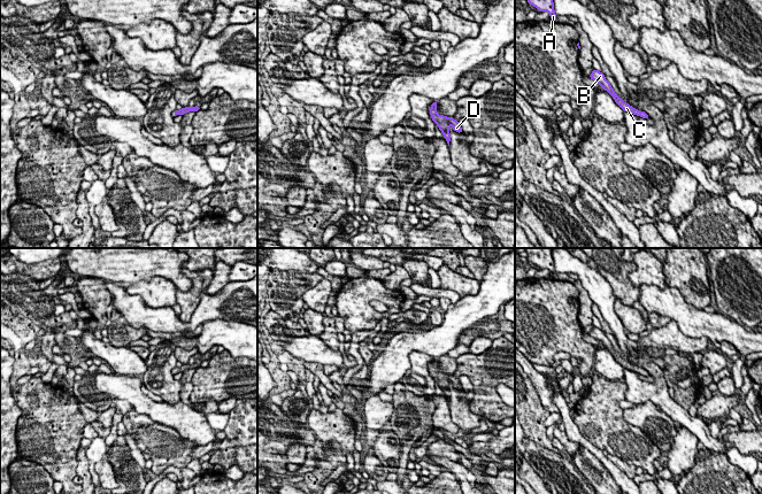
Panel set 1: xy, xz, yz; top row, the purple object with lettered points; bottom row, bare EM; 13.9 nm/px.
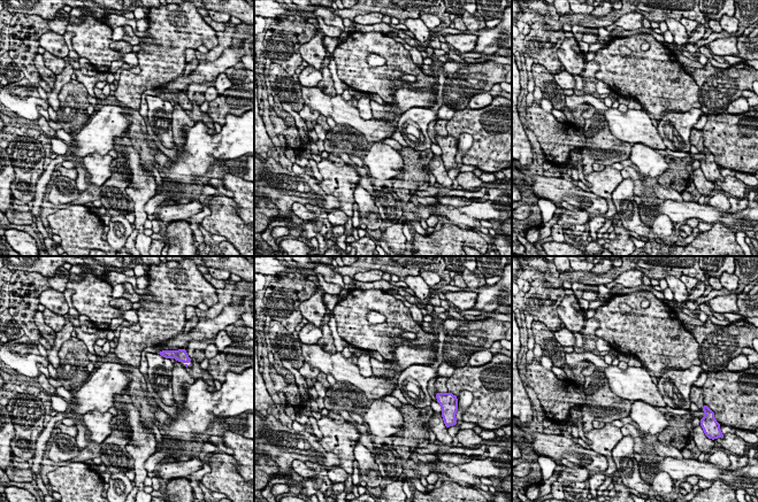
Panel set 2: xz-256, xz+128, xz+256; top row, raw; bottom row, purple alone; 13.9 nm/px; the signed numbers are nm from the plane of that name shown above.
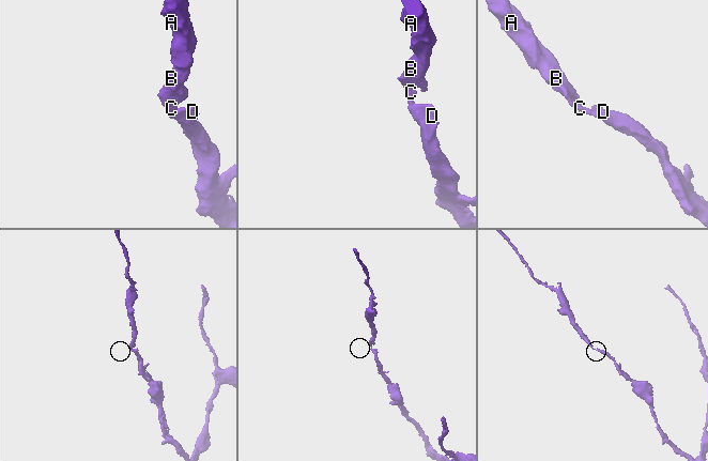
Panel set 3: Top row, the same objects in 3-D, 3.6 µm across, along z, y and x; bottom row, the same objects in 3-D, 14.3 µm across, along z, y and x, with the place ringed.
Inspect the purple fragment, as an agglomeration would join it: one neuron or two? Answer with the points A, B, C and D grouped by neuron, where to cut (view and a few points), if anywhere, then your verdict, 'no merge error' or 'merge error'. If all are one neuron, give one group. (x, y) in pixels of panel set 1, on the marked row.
A B C D | no cut | no merge error

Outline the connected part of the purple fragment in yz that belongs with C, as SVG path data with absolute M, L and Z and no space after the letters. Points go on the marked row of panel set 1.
M593 70L592 74L590 75L590 78L593 79L594 82L596 82L605 91L607 91L613 99L615 100L615 102L624 110L628 111L630 114L634 114L637 116L641 116L642 118L649 118L649 116L645 113L645 111L640 111L636 108L633 108L632 106L630 106L629 103L625 103L624 101L621 100L619 95L617 95L614 92L614 88L611 87L610 83L606 79L605 75L602 72L600 72L599 70Z

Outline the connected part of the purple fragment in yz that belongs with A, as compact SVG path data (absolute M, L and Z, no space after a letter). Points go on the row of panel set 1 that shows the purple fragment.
M528 0L528 3L536 7L539 11L547 11L553 22L556 21L557 15L554 11L553 0Z

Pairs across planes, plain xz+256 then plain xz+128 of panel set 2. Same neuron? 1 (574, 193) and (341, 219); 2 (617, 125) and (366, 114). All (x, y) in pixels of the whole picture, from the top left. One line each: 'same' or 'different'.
1: different
2: different

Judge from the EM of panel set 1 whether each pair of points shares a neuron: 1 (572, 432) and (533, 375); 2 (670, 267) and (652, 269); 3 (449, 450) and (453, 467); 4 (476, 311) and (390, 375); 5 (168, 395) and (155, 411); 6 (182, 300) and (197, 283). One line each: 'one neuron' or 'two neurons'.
1: two neurons
2: two neurons
3: two neurons
4: one neuron
5: two neurons
6: one neuron

